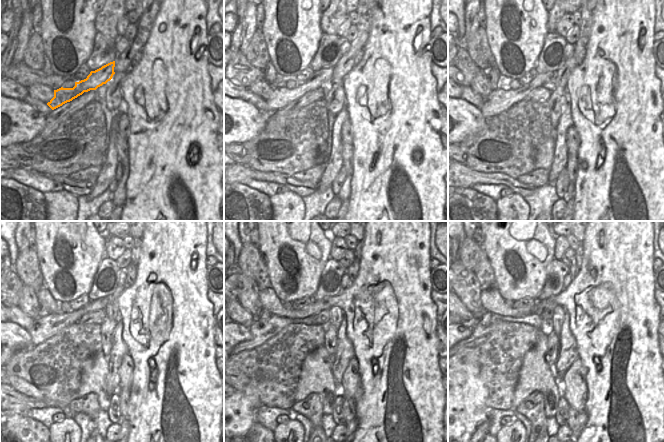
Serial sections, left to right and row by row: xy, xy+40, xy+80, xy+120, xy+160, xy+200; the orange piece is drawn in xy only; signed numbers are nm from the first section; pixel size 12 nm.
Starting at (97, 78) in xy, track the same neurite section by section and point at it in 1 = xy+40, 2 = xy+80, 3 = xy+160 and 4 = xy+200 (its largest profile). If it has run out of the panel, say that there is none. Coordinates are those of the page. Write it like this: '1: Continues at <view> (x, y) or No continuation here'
1: Continues at xy+40 (282, 96)
2: Continues at xy+80 (500, 100)
3: Continues at xy+160 (264, 327)
4: Continues at xy+200 (486, 324)

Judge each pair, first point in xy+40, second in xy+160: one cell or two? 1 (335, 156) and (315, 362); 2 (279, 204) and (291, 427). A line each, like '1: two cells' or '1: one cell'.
1: two cells
2: one cell

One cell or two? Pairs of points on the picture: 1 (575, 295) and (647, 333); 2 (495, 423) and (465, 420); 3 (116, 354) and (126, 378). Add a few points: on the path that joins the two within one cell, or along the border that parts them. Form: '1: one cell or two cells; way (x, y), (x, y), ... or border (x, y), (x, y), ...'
1: one cell; way (593, 299), (602, 300), (629, 327)
2: two cells; border (489, 409), (487, 412), (488, 419)
3: two cells; border (127, 353), (122, 359), (119, 371), (119, 386)

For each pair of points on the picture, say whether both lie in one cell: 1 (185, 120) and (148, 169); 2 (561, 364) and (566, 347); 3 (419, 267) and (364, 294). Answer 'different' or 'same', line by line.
1: same
2: same
3: same

